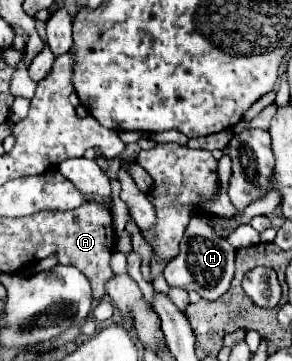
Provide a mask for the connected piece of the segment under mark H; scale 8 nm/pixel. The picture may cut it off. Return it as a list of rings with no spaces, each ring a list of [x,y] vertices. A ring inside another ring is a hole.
[[[204,214],[190,216],[190,224],[180,242],[180,252],[164,268],[164,278],[168,286],[178,286],[184,290],[196,290],[206,300],[220,298],[228,288],[234,276],[234,248],[228,240],[220,238],[210,226]]]

